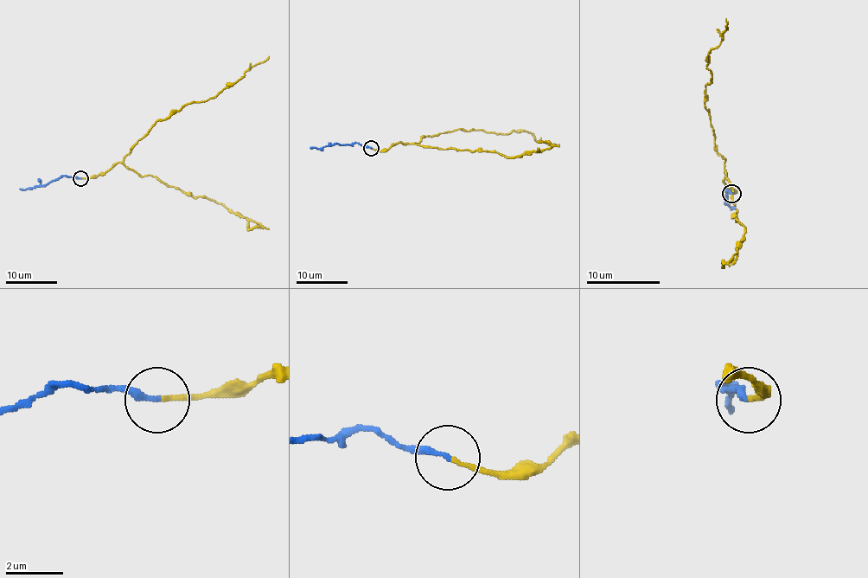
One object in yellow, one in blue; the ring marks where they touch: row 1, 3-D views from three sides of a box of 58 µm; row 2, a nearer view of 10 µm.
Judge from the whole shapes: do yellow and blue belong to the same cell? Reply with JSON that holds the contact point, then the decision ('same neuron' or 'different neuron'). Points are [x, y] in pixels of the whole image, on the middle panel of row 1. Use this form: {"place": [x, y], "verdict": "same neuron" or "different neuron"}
{"place": [371, 148], "verdict": "different neuron"}

